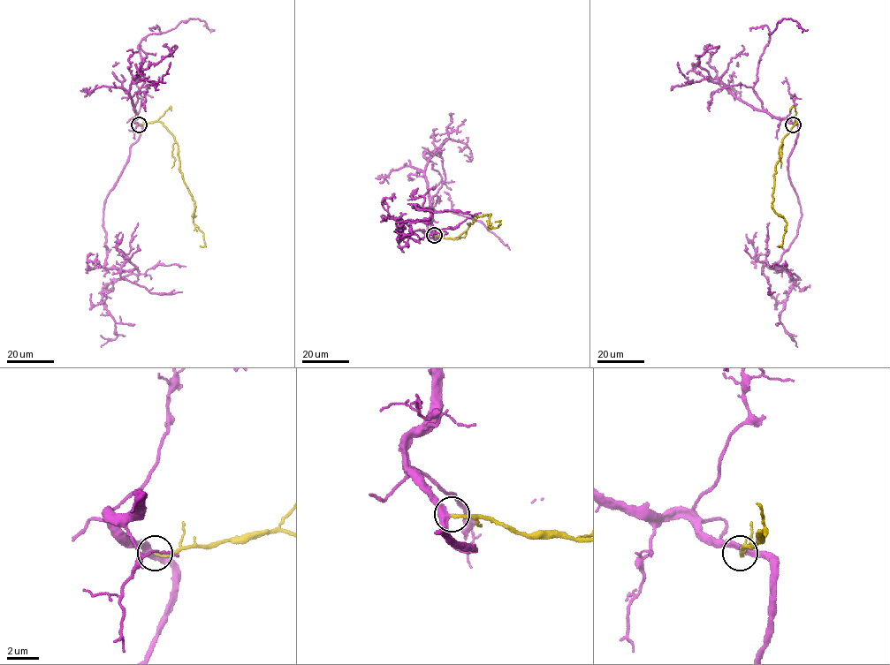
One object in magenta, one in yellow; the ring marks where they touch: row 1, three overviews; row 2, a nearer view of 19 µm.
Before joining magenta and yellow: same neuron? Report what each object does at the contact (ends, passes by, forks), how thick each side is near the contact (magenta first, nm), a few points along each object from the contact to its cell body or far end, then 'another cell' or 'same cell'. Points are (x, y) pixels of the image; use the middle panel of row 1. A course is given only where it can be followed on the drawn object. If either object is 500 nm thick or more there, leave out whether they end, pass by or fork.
magenta passes by; yellow ends there; 360 nm thick on the magenta side, 200 nm on the other; magenta runs (434, 235), (398, 243), (399, 220), (433, 230), (414, 239), (405, 222), (412, 234), (396, 239); yellow runs (434, 235), (456, 239), (477, 216), (490, 215), (489, 229), (500, 224), (498, 221), (495, 222); same cell

